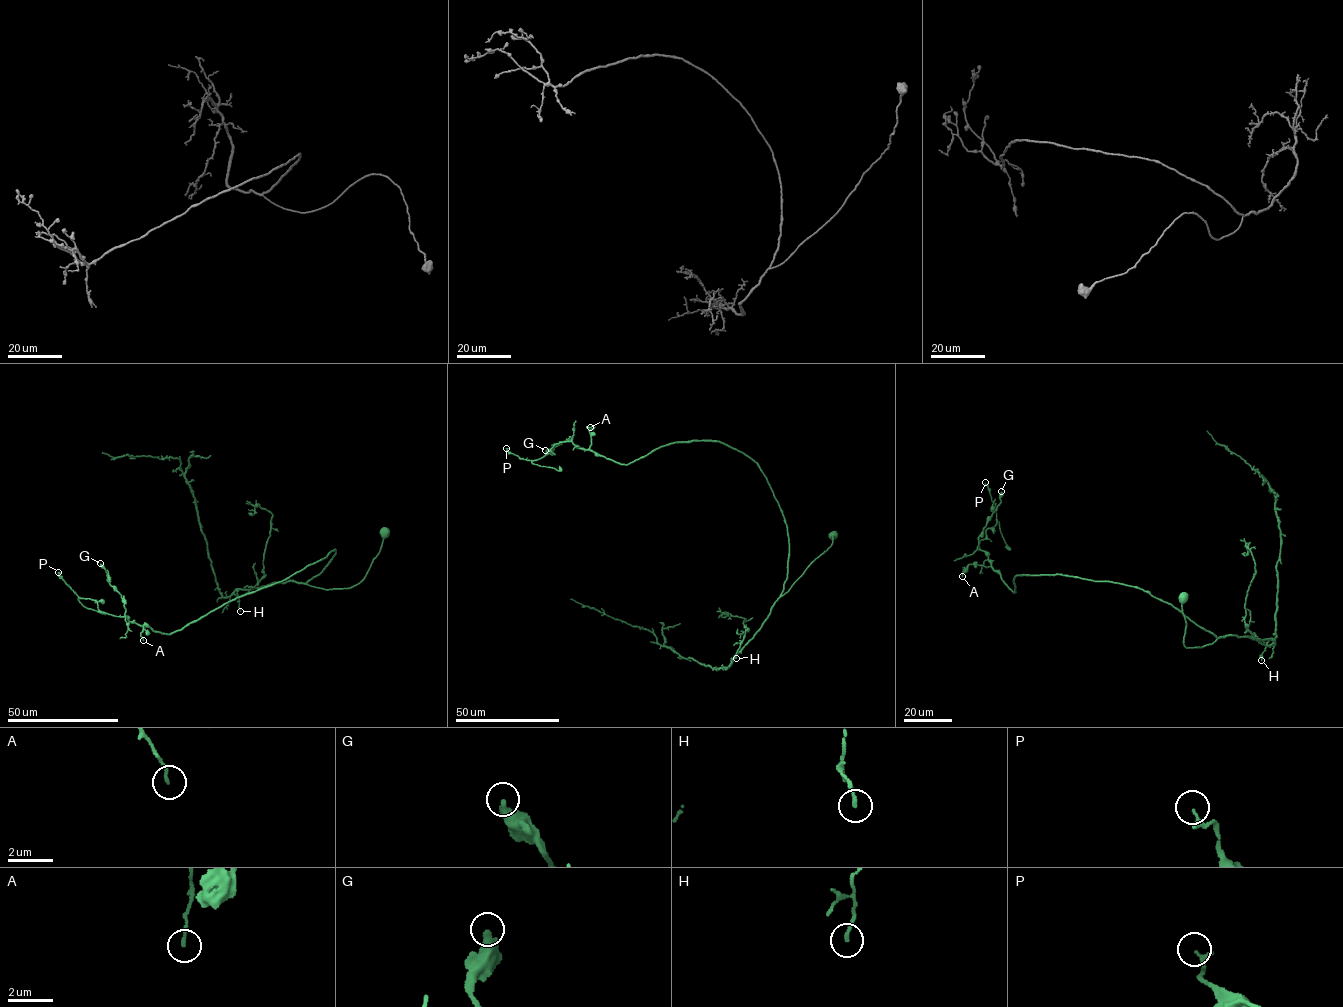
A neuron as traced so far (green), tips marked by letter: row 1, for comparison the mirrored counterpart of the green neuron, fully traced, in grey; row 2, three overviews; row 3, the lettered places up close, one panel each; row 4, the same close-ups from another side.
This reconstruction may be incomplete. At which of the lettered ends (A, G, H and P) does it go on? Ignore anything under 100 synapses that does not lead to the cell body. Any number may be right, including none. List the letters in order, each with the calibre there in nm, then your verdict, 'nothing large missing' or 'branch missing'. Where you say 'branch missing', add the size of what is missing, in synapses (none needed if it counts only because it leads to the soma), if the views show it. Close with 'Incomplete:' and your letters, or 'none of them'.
A: 120 nm | nothing large missing
G: 440 nm | nothing large missing
H: 140 nm | nothing large missing
P: 170 nm | nothing large missing
Incomplete: none of them

